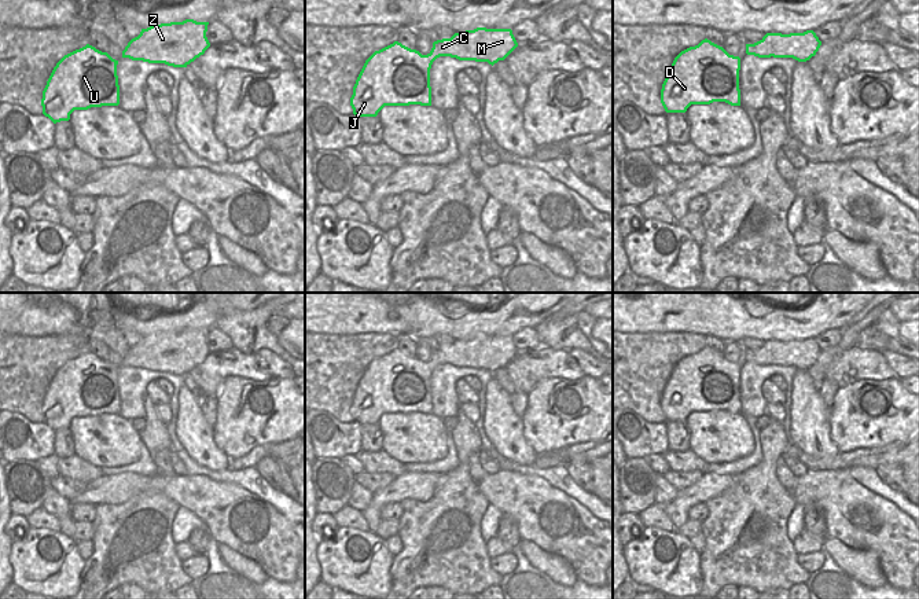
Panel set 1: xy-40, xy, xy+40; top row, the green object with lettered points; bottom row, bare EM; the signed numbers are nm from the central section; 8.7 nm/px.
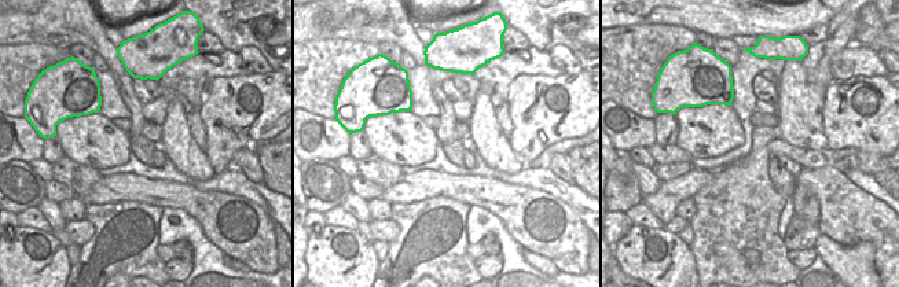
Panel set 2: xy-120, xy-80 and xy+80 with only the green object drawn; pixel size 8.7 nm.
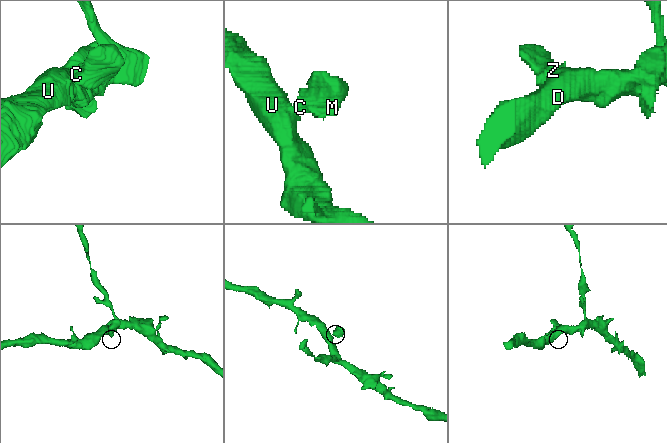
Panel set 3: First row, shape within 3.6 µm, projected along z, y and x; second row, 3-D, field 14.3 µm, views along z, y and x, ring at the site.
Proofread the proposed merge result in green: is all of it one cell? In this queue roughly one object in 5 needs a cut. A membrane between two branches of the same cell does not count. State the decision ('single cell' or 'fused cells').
single cell

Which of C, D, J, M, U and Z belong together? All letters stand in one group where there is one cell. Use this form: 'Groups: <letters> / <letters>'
Groups: C D J M U Z

